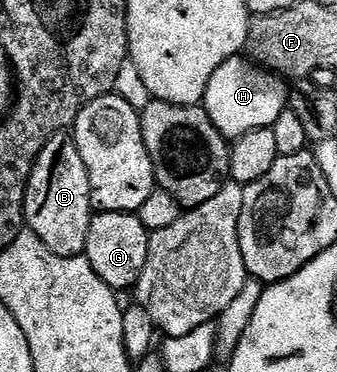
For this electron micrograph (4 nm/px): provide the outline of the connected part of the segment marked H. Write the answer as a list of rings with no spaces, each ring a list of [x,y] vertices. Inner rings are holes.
[[[246,56],[231,57],[217,71],[213,71],[213,79],[209,79],[209,87],[205,91],[201,105],[207,110],[209,119],[228,139],[238,139],[246,133],[258,129],[270,129],[283,110],[288,108],[288,82],[274,74],[270,69],[256,65]]]

